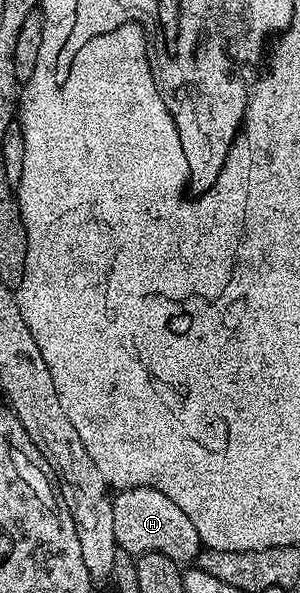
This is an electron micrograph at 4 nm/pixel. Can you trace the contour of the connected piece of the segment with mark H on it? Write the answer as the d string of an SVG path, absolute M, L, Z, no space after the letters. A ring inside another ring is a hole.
M128 486L119 489L113 500L112 529L116 532L119 550L133 556L163 554L179 564L190 564L197 559L198 551L203 549L198 529L164 492L151 486Z

